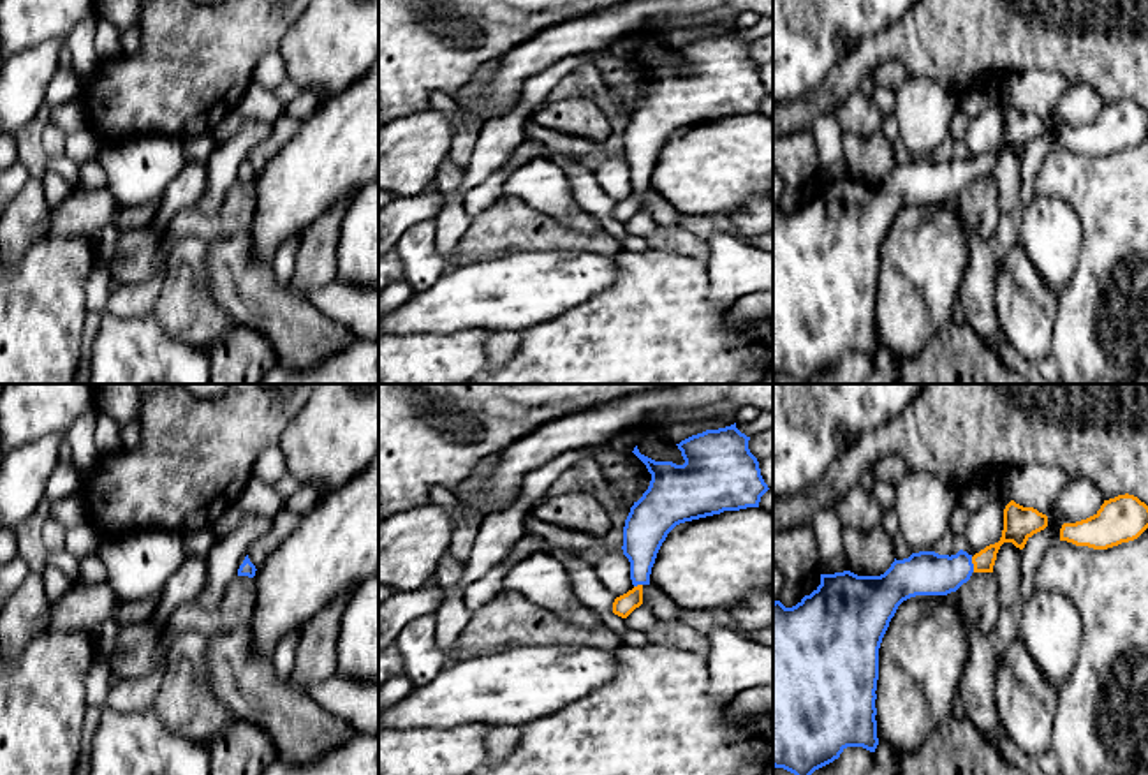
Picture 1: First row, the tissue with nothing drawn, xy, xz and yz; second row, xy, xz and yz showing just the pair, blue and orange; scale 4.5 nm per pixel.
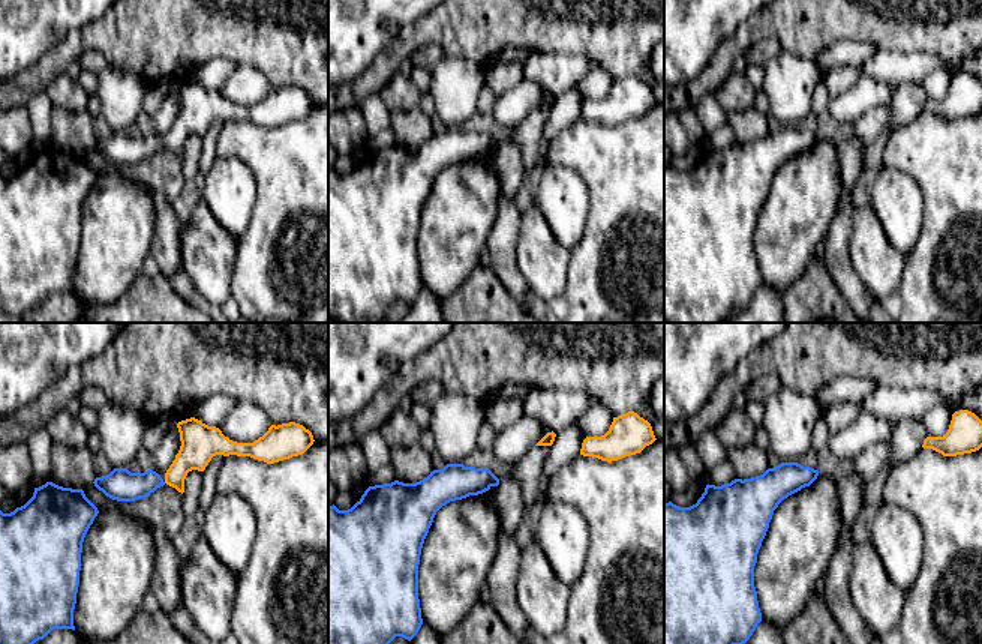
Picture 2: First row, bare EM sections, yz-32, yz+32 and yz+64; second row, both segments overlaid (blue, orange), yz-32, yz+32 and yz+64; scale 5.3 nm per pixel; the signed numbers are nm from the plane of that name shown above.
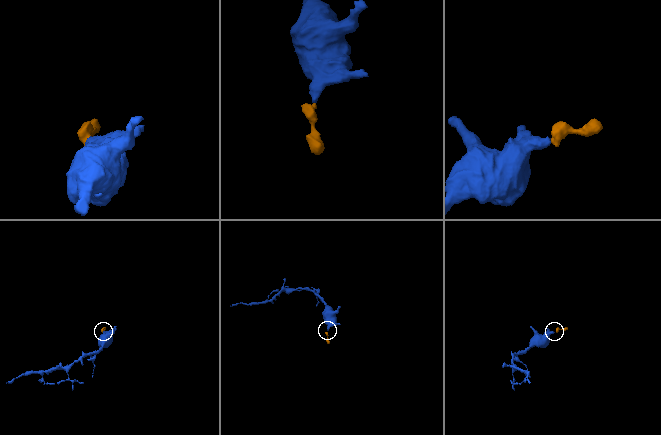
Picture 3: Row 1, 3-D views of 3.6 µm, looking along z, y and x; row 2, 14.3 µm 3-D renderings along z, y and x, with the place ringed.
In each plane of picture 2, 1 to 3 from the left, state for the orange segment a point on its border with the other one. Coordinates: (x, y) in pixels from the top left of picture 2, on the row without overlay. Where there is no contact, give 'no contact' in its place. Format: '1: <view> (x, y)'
1: no contact
2: no contact
3: no contact

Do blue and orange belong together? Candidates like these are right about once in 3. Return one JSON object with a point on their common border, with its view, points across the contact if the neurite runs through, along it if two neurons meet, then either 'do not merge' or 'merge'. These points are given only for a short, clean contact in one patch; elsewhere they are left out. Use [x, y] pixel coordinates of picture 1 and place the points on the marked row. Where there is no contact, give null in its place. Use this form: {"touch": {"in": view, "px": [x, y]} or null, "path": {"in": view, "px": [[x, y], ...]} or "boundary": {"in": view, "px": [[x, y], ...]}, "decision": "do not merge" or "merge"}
{"touch": {"in": "yz", "px": [972, 564]}, "path": {"in": "yz", "px": [[927, 573], [972, 564], [1015, 531]]}, "decision": "merge"}

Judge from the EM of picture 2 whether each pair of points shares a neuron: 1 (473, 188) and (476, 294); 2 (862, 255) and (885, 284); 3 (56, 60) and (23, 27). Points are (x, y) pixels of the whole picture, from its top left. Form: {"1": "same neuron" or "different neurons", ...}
{"1": "different neurons", "2": "same neuron", "3": "different neurons"}

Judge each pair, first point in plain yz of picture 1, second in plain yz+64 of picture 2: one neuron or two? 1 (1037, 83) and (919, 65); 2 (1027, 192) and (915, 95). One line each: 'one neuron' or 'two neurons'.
1: one neuron
2: one neuron

